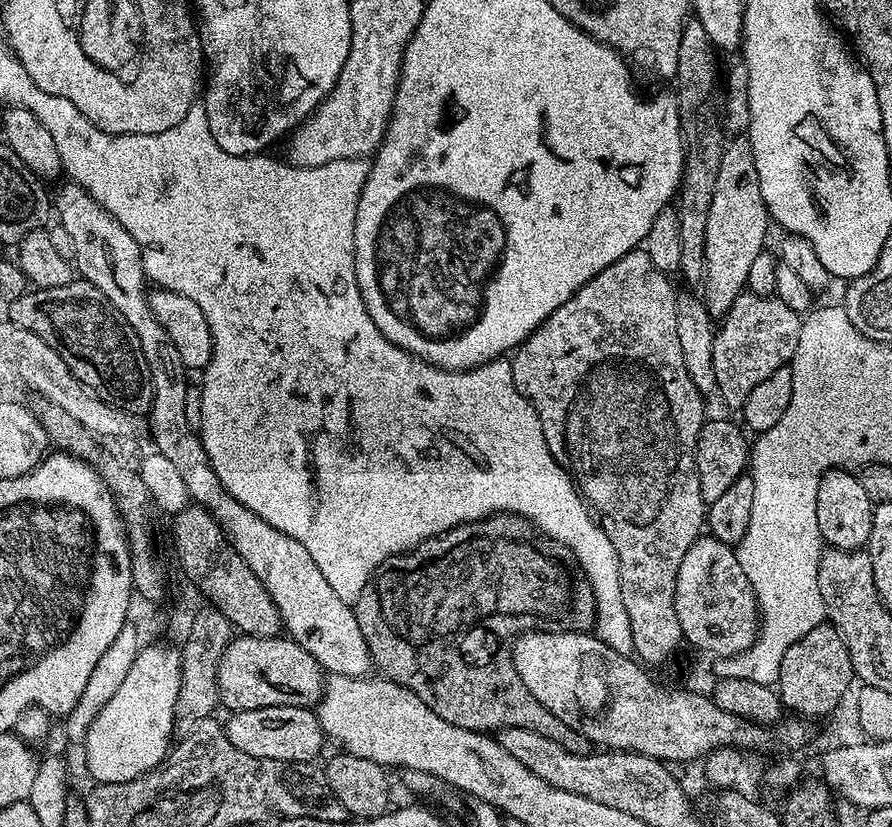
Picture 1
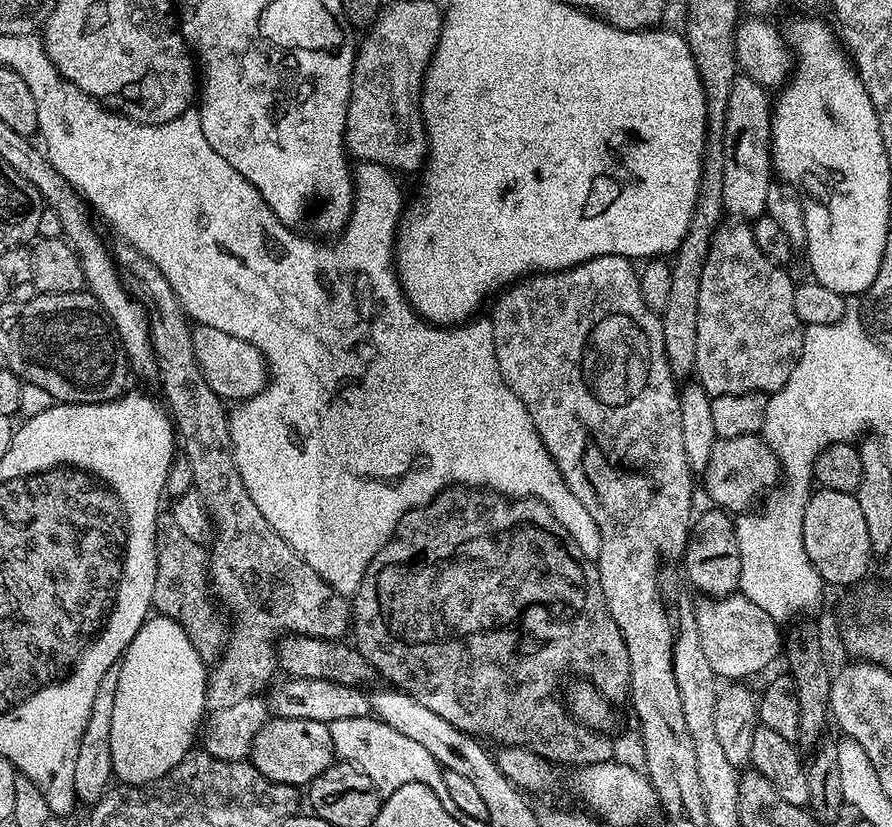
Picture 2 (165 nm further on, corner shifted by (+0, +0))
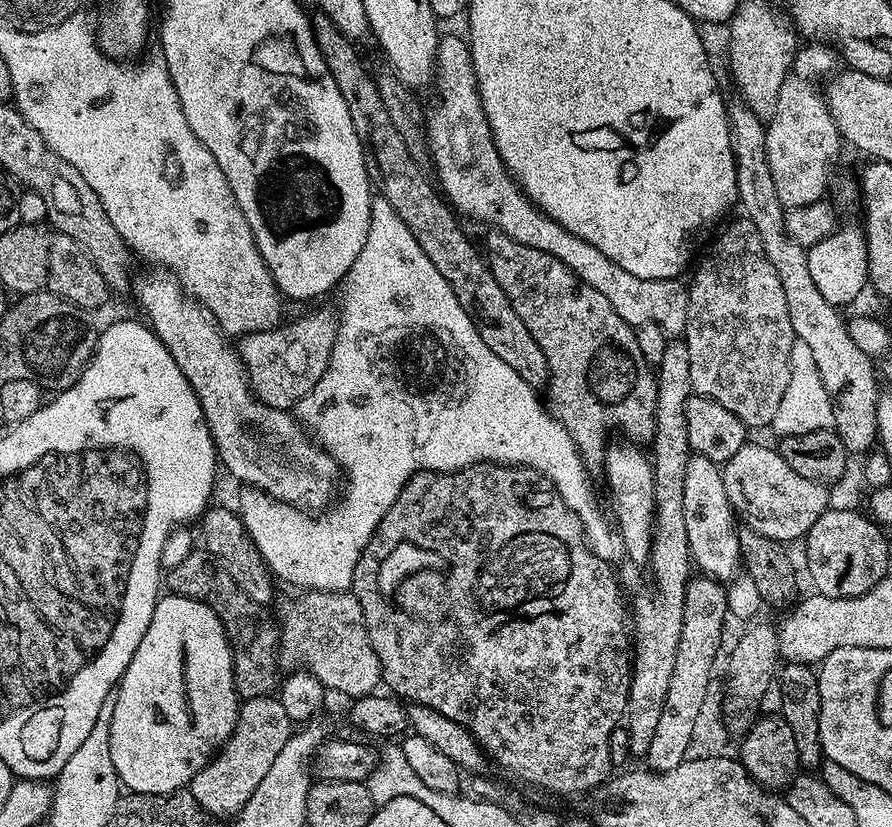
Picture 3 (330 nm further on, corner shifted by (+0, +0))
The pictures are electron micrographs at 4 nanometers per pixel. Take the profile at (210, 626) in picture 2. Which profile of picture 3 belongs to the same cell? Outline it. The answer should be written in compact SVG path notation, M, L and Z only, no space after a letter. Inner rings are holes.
M193 550L178 566L167 569L167 591L173 596L185 596L202 602L214 610L224 627L224 636L232 651L232 677L236 683L236 694L241 701L259 696L271 696L277 691L278 645L280 633L275 619L267 616L261 605L255 604L226 574L207 552Z

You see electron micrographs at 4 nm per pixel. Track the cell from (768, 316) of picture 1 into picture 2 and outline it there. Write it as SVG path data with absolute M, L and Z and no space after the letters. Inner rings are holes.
M730 220L712 236L710 250L700 271L698 286L698 347L694 353L694 376L711 397L726 394L782 390L804 349L804 329L794 310L797 285L788 277L787 267L770 262L754 241L751 225Z

